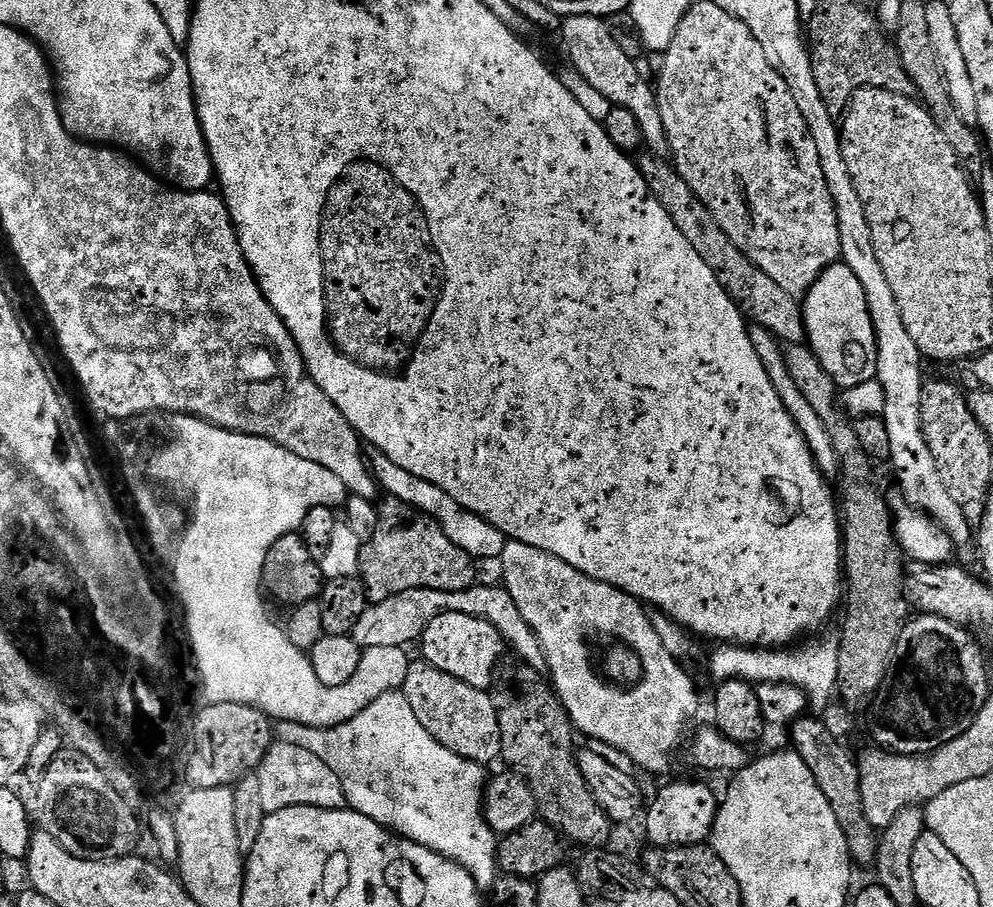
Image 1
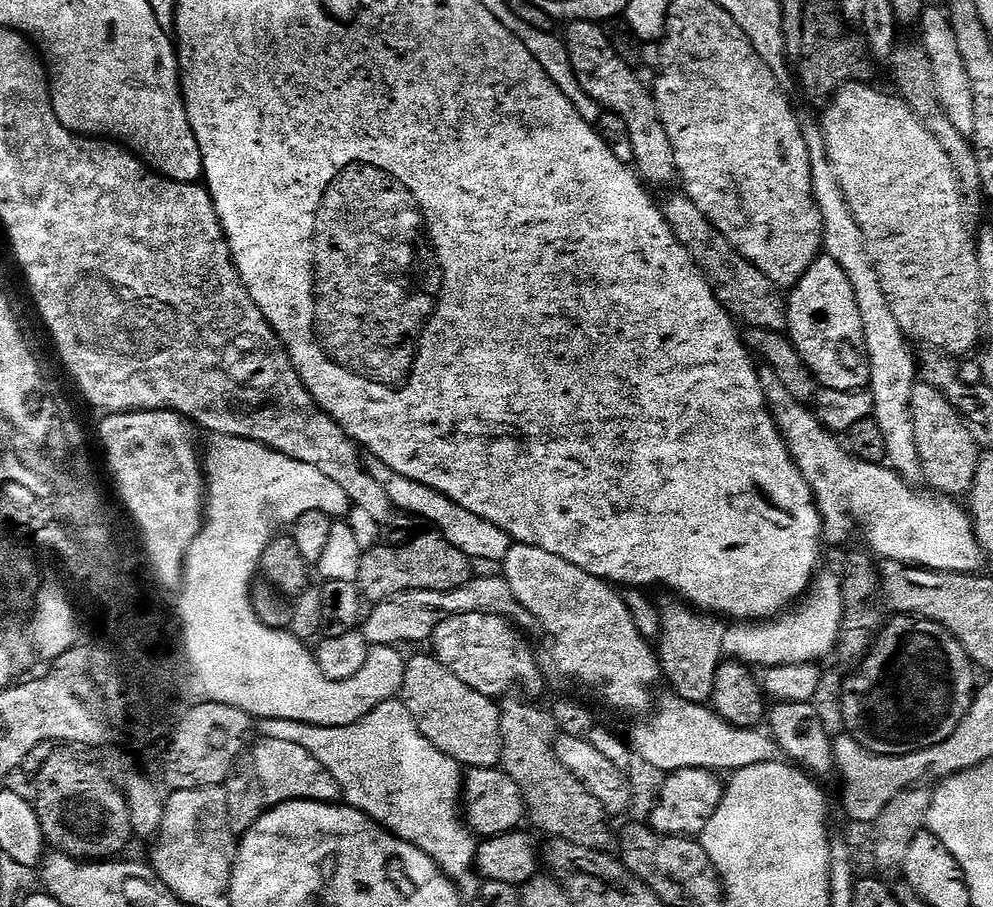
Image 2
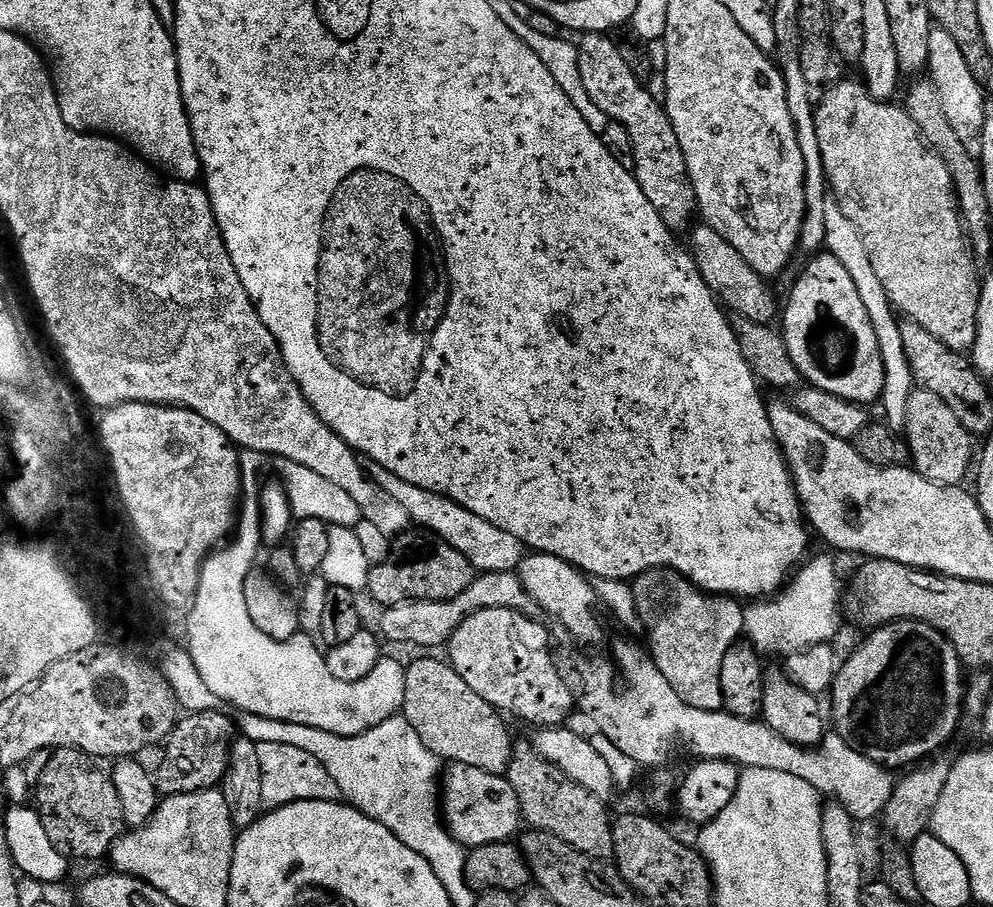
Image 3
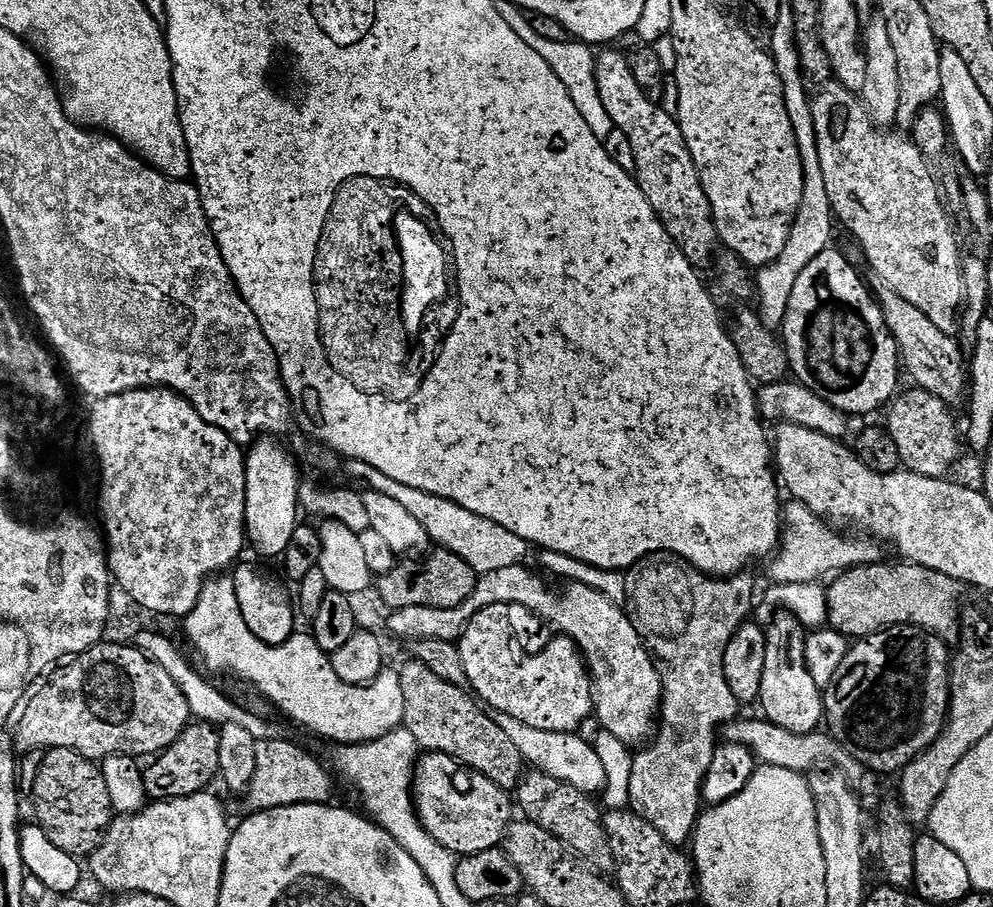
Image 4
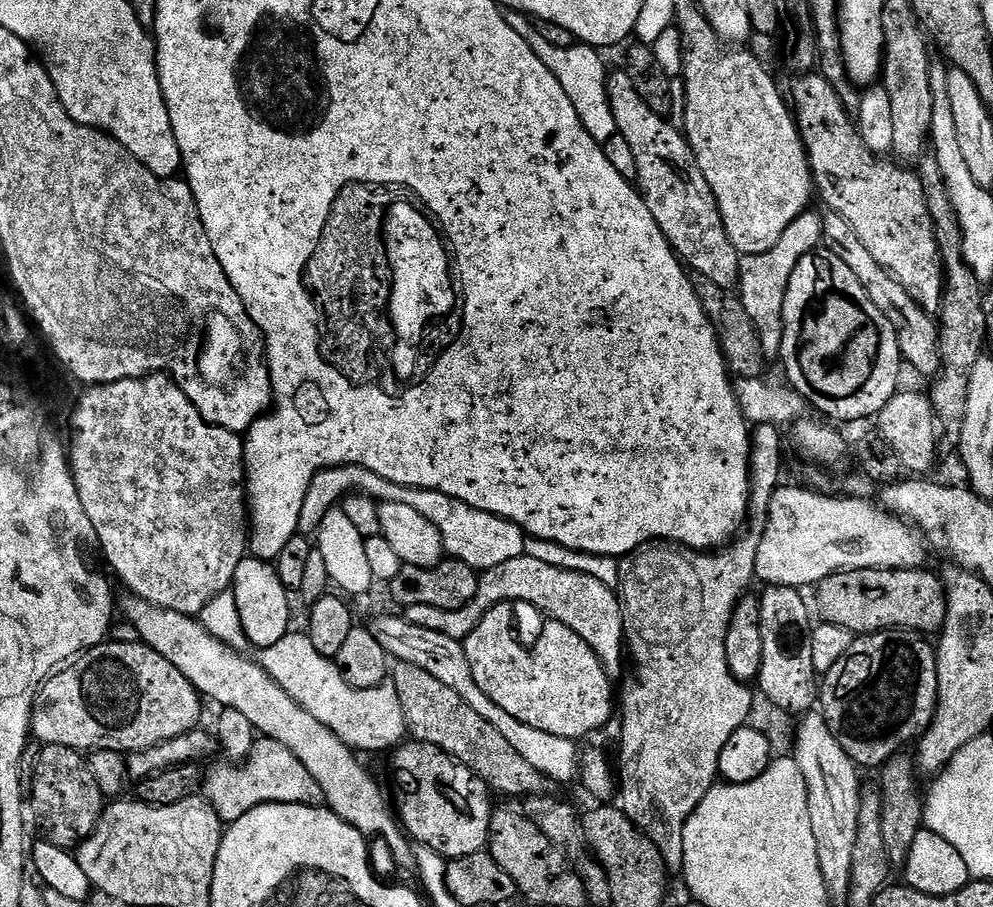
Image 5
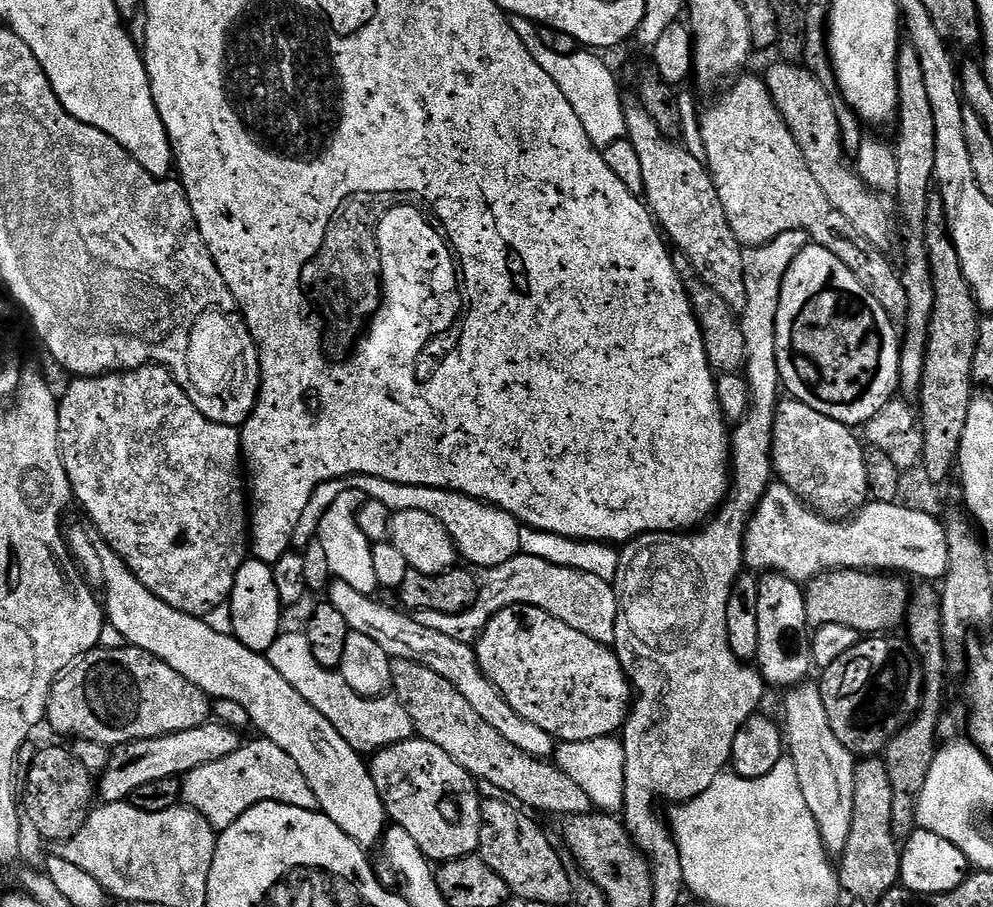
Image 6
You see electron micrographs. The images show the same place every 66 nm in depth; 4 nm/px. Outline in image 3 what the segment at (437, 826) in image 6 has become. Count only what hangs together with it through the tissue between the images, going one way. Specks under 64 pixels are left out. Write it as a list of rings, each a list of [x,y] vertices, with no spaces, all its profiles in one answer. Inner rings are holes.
[[[448,764],[443,773],[442,820],[452,837],[468,850],[511,841],[522,828],[518,794],[514,794],[507,775],[495,776],[461,764]]]

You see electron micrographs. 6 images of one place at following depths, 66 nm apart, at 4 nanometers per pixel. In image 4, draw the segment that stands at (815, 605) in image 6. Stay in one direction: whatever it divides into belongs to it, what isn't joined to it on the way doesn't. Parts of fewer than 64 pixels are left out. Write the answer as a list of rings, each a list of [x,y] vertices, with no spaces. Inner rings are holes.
[[[899,563],[861,564],[839,573],[833,579],[836,581],[832,585],[829,583],[826,588],[827,627],[849,638],[863,638],[876,632],[885,632],[887,628],[912,624],[942,641],[955,641],[962,632],[960,581],[921,564]]]

